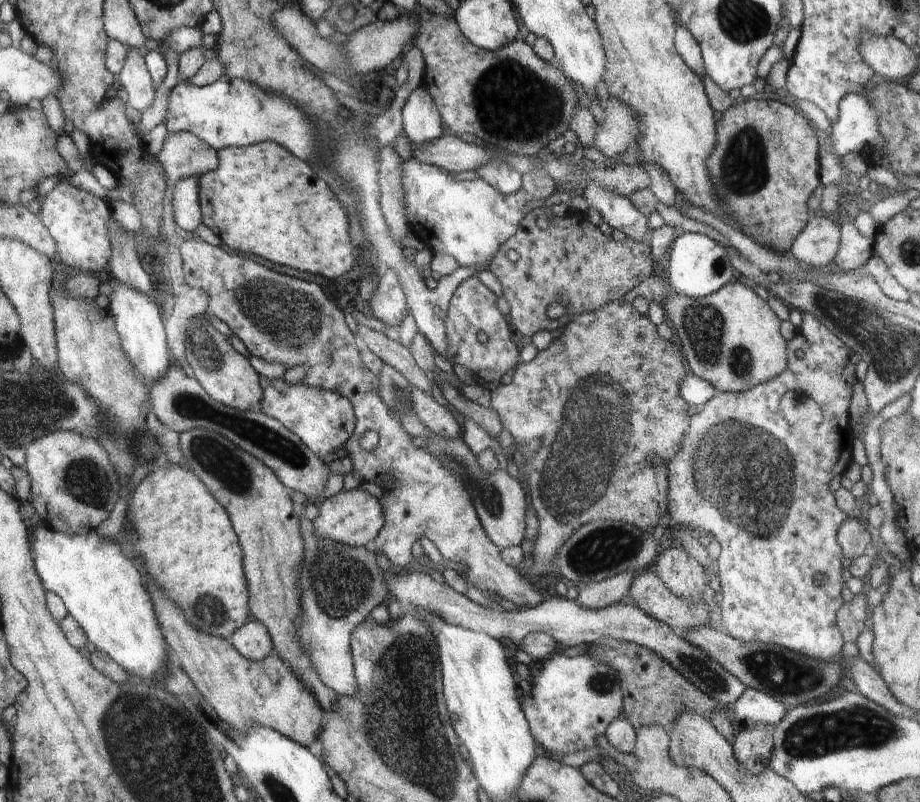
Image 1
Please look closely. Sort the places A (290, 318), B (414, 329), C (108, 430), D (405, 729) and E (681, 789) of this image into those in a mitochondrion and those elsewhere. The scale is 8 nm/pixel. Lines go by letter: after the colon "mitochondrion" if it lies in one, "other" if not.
A: mitochondrion
B: other
C: other
D: mitochondrion
E: other

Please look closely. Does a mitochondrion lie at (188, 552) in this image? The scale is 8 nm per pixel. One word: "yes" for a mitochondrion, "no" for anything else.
no

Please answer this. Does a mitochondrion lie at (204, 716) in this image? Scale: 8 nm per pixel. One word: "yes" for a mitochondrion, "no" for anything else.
yes

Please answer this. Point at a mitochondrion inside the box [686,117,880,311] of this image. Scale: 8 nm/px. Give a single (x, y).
(745, 170)

